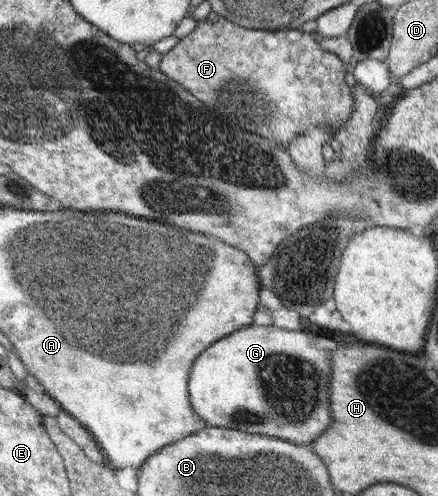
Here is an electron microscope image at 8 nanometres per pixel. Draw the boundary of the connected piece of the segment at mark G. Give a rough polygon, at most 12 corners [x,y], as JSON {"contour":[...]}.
{"contour":[[249,324],[188,371],[207,426],[306,446],[328,351]]}

